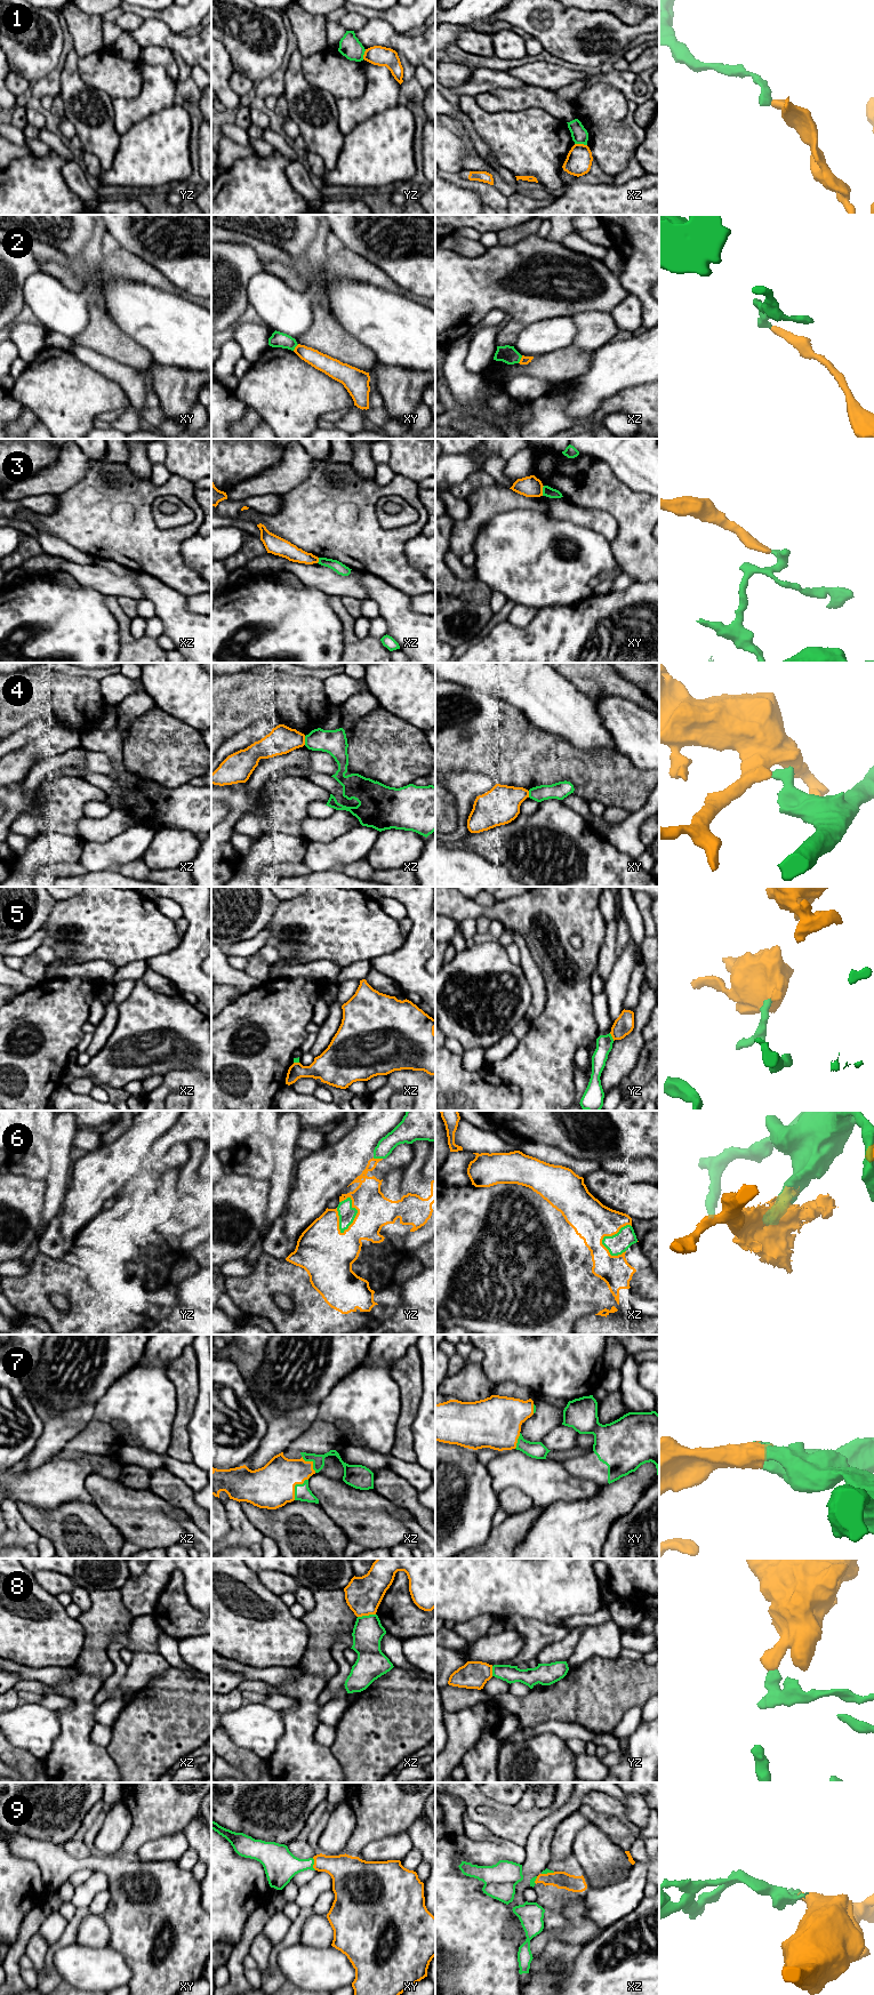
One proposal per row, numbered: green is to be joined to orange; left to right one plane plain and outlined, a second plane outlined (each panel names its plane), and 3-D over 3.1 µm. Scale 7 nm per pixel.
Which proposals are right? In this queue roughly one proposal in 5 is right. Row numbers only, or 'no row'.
6, 7, 9

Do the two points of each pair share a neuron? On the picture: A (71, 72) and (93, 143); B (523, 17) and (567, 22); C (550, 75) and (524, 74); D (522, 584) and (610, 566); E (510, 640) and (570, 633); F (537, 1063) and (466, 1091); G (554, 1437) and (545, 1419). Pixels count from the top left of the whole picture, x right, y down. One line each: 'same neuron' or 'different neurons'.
A: same neuron
B: same neuron
C: same neuron
D: same neuron
E: same neuron
F: different neurons
G: different neurons

